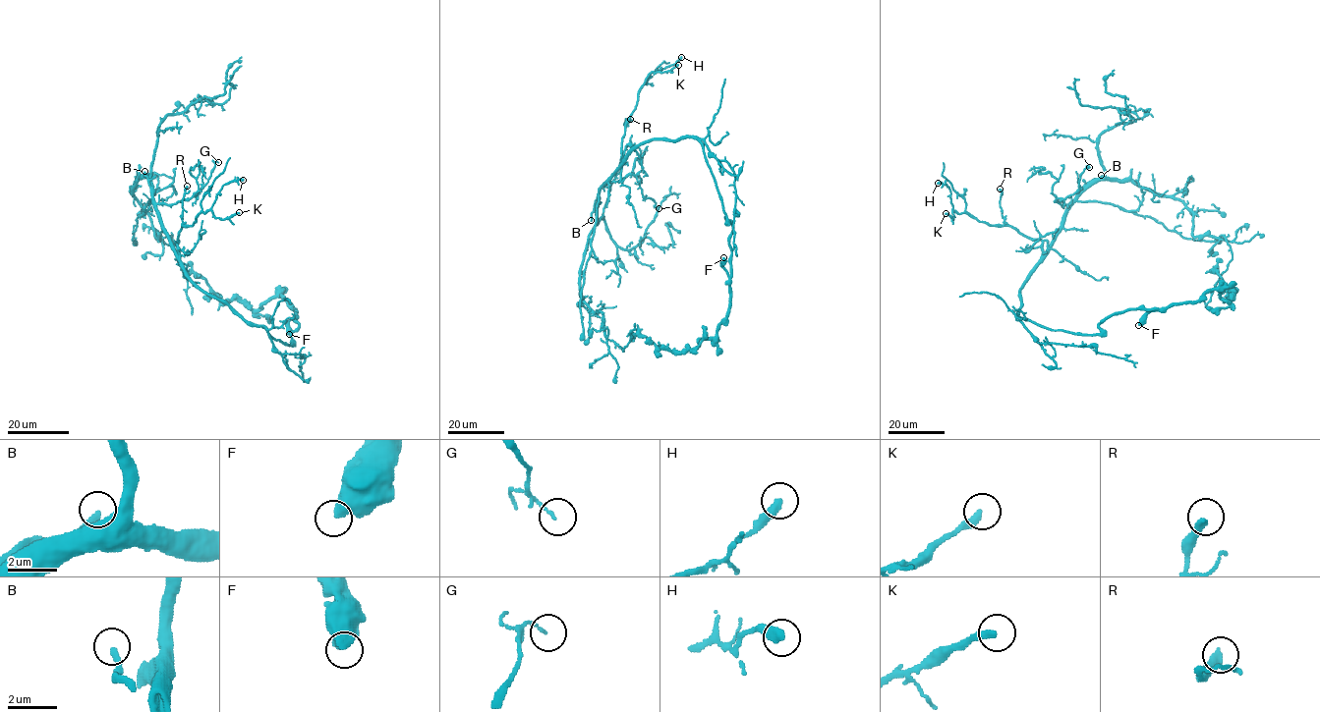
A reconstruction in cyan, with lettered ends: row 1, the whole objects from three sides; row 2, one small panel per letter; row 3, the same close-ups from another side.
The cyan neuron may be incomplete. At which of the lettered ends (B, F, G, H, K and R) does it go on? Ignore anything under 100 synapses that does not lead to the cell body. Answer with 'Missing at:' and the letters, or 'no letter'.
Missing at: B

